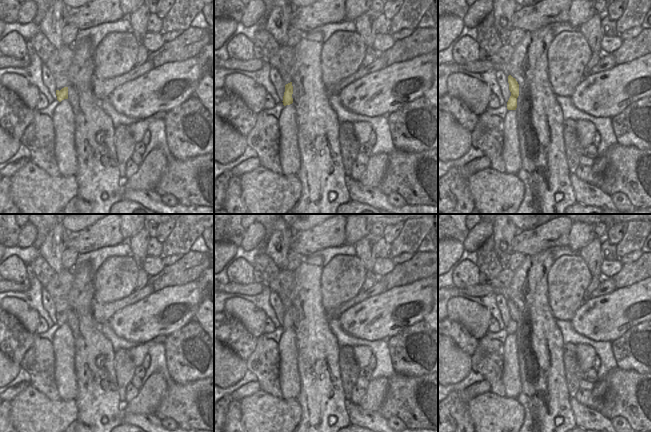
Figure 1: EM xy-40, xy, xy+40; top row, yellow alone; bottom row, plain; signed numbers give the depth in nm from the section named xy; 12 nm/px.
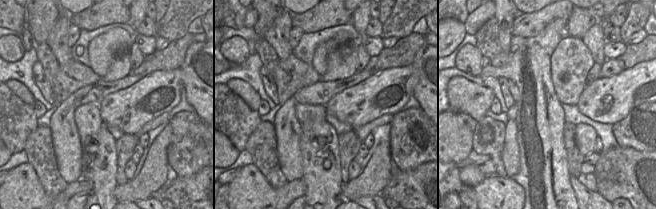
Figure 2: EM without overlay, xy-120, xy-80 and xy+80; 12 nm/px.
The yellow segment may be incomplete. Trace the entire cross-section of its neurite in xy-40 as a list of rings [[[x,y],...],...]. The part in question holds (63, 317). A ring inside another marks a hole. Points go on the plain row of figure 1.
[[[71,308],[62,312],[60,315],[56,314],[56,320],[59,326],[64,323],[68,323],[73,332],[73,337],[77,337],[77,332],[79,330],[79,320],[76,313]]]

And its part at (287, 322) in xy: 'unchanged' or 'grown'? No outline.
grown

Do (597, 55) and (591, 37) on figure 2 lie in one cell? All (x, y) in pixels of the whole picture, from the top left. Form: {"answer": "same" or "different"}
{"answer": "same"}

